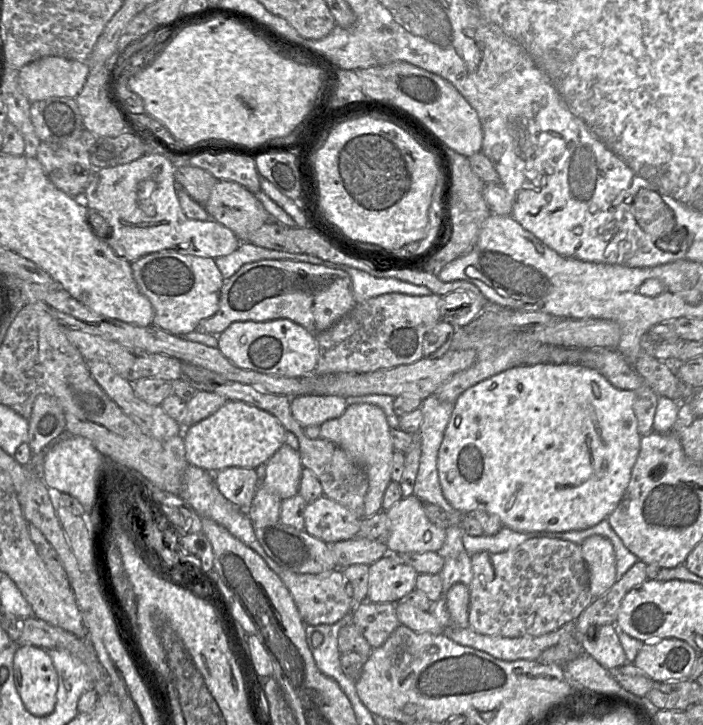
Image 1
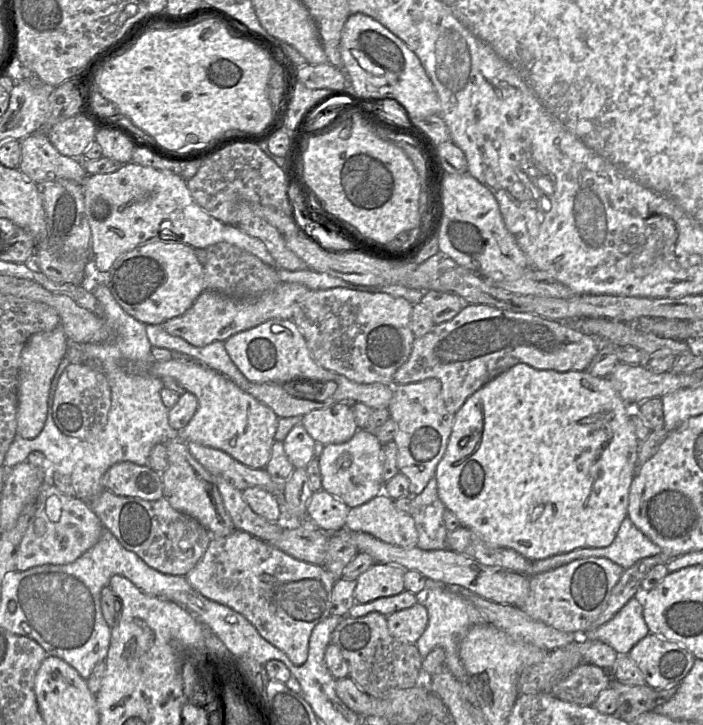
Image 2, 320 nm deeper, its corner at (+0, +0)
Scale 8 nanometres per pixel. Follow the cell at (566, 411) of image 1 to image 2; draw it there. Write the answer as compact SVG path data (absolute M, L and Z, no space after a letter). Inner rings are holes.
M516 364L471 395L455 414L446 452L436 469L439 498L464 527L475 531L489 546L514 549L531 562L579 548L607 547L627 517L629 490L638 469L640 441L635 433L632 412L633 408L621 398L608 377L595 377L585 370L559 372Z

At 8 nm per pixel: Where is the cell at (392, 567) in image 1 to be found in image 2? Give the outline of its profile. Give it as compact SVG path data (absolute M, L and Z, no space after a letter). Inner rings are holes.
M376 563L356 580L356 603L366 604L382 597L395 596L406 590L404 568Z

